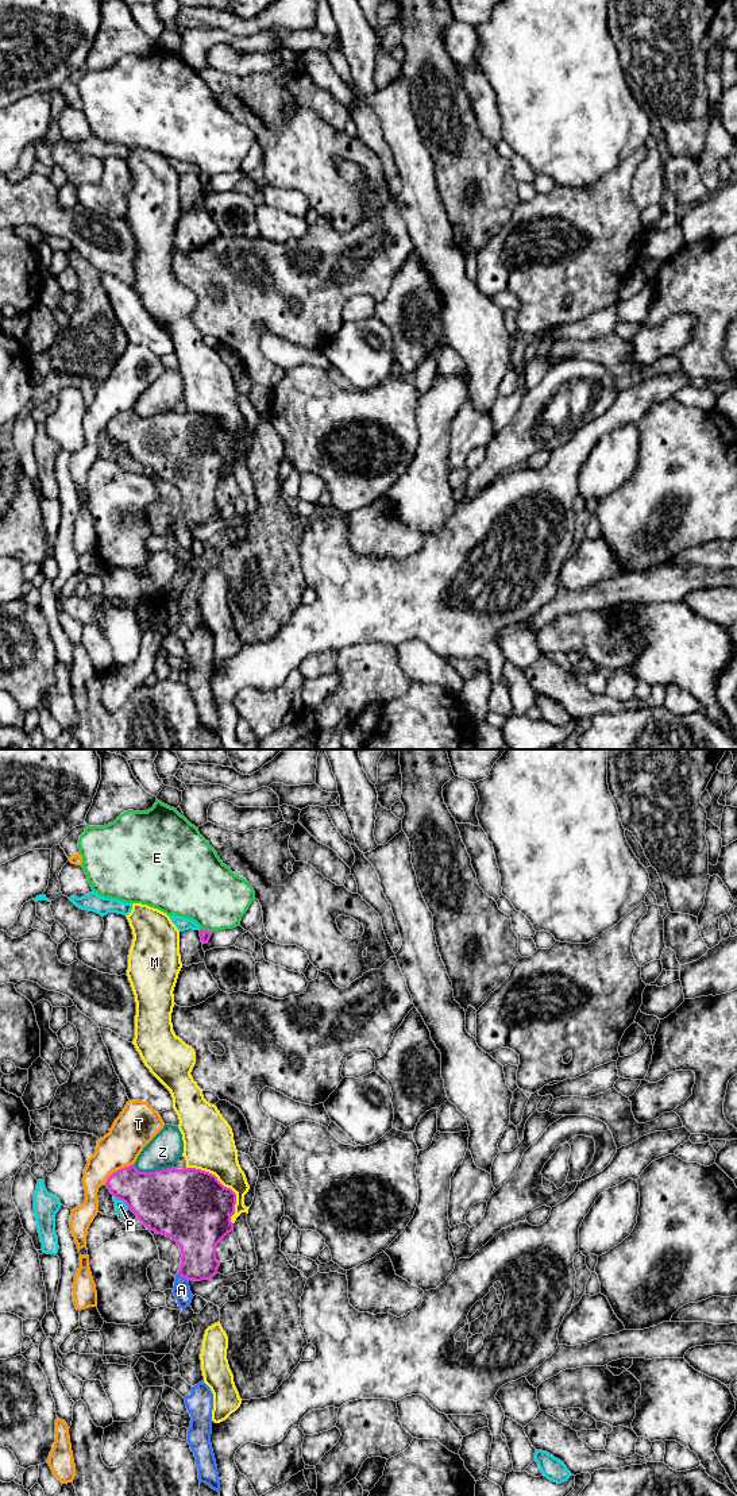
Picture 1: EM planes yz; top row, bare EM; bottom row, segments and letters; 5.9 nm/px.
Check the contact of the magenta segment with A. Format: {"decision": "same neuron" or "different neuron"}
{"decision": "same neuron"}

